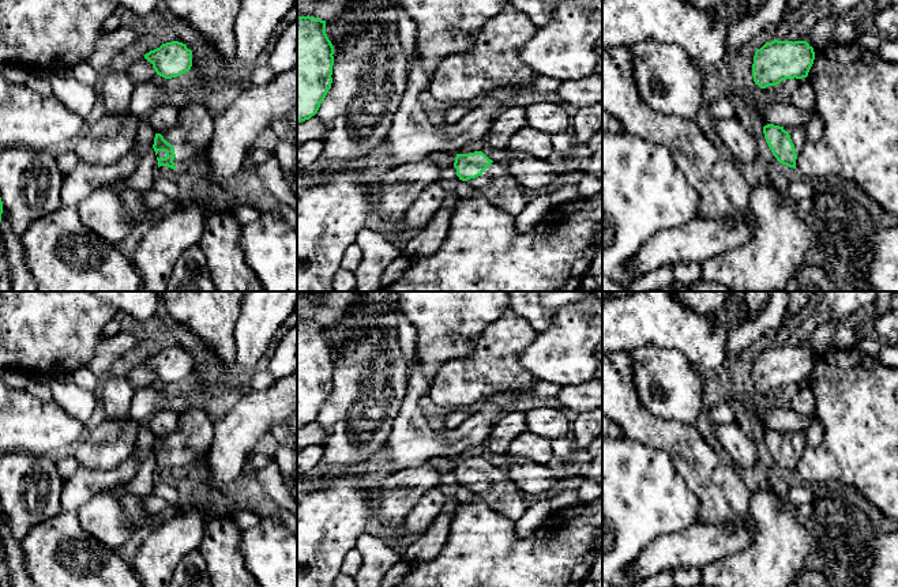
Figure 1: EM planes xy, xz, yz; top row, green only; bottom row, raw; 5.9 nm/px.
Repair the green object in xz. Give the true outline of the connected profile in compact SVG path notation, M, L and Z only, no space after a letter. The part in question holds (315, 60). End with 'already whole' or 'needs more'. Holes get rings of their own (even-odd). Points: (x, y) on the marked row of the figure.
M297 15L297 124L318 113L331 89L332 54L326 20Z | already whole

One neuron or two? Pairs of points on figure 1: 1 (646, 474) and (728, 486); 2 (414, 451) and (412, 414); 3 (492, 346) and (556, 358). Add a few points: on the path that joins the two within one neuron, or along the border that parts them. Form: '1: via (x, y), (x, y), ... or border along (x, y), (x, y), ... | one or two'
1: border along (665, 452), (676, 473), (697, 497), (698, 508) | two
2: via (414, 441), (412, 424) | one
3: border along (537, 334), (519, 362), (538, 379) | two

